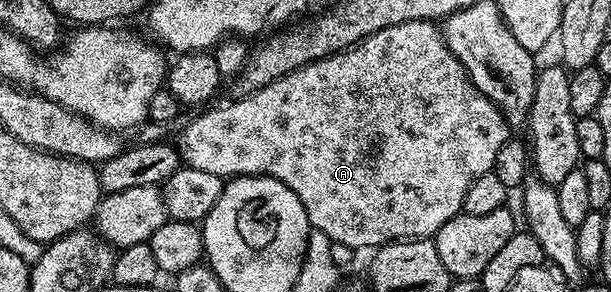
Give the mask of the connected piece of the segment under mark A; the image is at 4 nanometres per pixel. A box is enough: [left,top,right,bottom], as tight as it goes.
[178,20,510,250]

